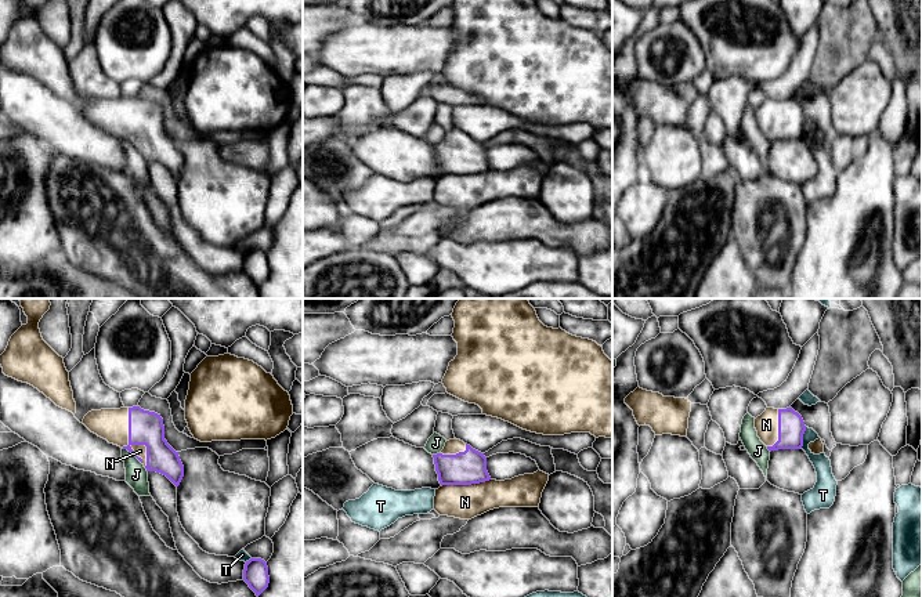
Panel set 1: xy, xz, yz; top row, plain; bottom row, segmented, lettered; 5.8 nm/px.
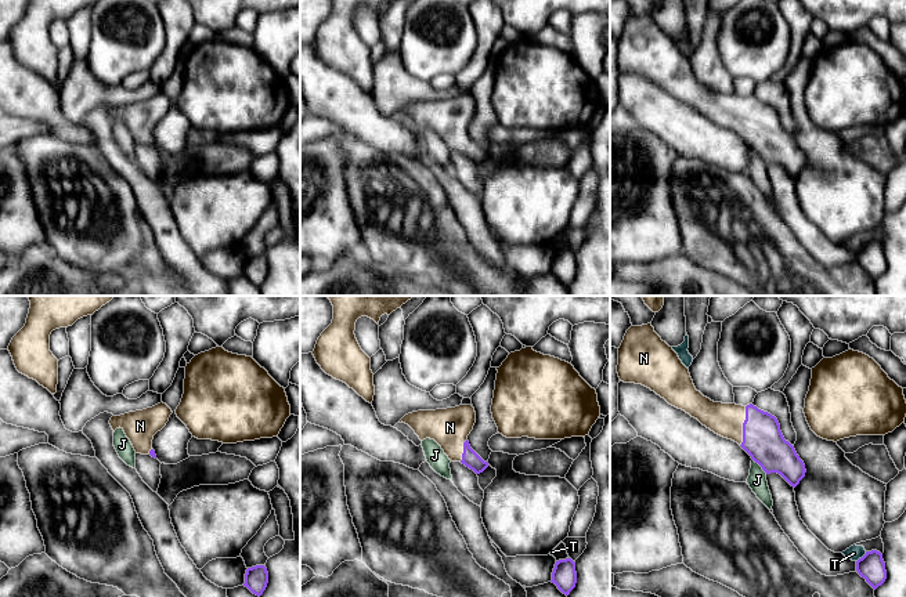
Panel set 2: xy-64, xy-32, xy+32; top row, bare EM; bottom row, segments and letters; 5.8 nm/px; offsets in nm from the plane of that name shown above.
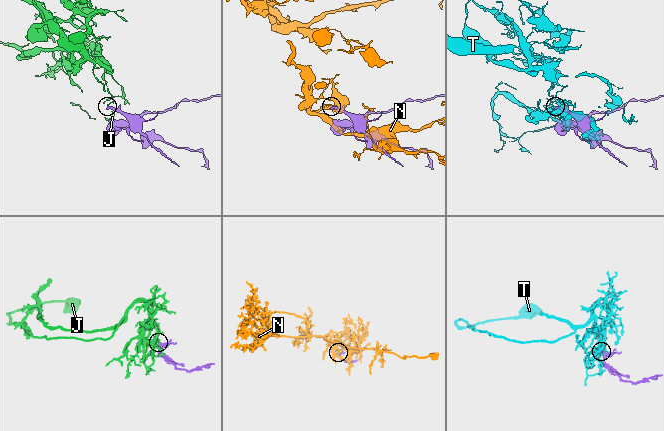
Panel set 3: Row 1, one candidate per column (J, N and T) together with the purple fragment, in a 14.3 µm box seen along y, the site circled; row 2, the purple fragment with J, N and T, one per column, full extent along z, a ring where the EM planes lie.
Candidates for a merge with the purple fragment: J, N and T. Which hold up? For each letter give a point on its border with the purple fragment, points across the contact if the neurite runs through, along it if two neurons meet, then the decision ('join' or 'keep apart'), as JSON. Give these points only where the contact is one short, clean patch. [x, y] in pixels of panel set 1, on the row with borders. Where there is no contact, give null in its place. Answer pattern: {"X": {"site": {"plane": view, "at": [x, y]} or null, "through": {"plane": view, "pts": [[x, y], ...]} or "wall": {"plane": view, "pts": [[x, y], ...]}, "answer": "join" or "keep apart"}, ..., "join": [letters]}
{"J": {"site": {"plane": "xy", "at": [132, 452]}, "wall": {"plane": "xy", "pts": [[122, 448], [126, 448], [141, 463]]}, "answer": "keep apart"}, "N": {"site": {"plane": "xy", "at": [130, 444]}, "answer": "join"}, "T": {"site": {"plane": "yz", "at": [802, 437]}, "answer": "keep apart"}, "join": ["N"]}

